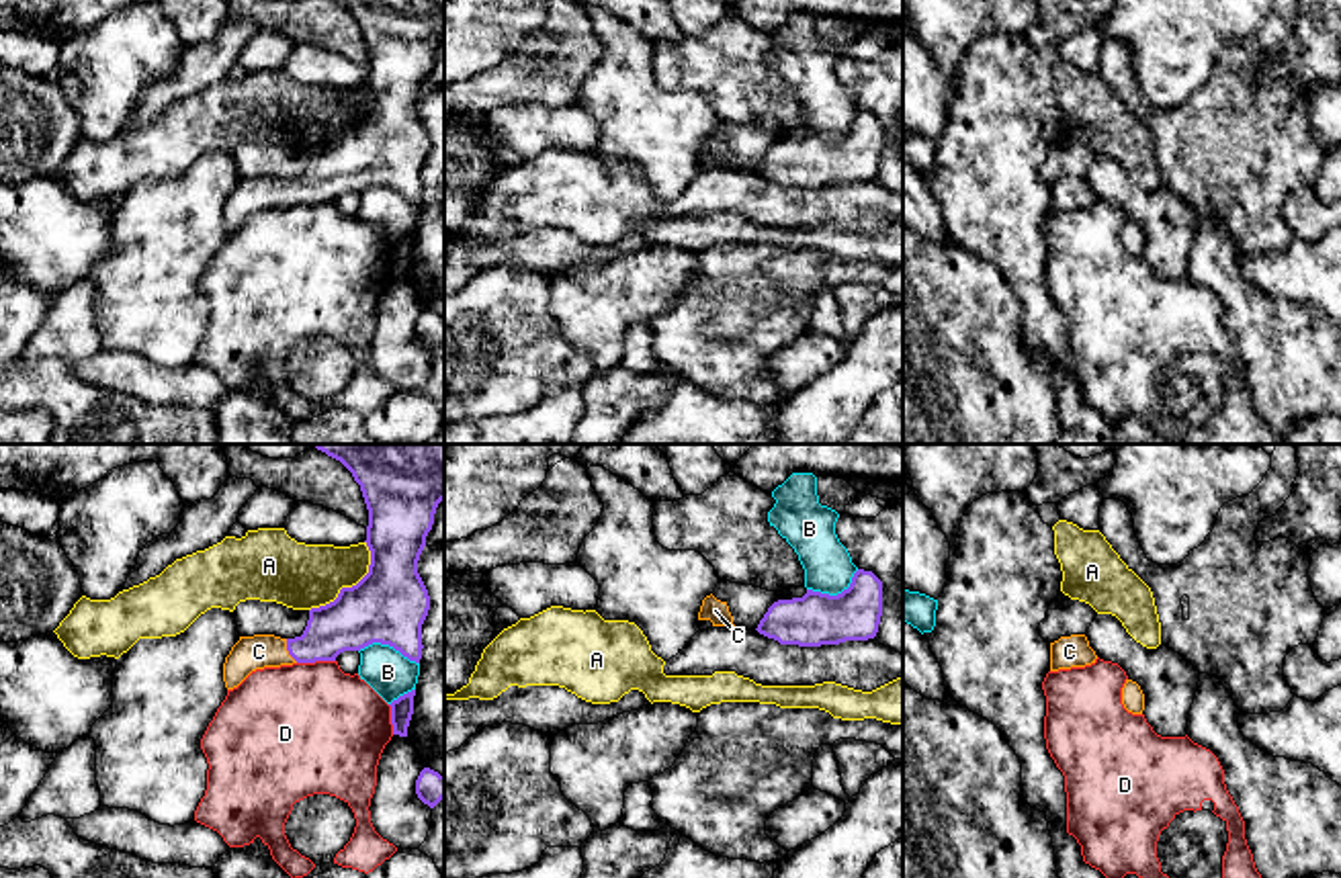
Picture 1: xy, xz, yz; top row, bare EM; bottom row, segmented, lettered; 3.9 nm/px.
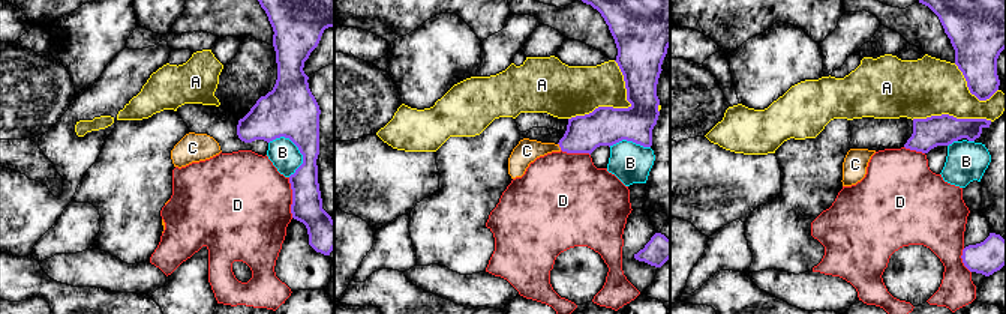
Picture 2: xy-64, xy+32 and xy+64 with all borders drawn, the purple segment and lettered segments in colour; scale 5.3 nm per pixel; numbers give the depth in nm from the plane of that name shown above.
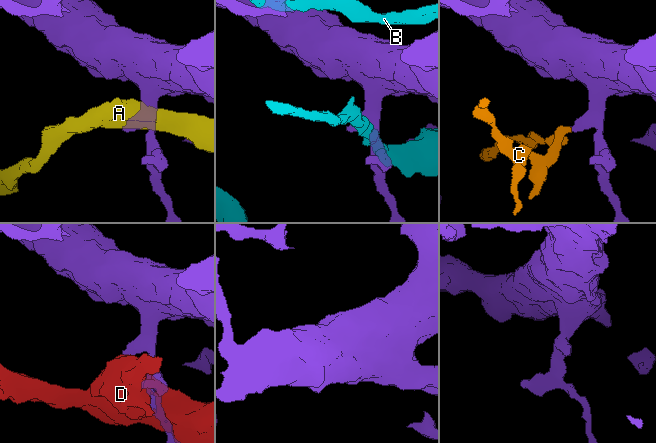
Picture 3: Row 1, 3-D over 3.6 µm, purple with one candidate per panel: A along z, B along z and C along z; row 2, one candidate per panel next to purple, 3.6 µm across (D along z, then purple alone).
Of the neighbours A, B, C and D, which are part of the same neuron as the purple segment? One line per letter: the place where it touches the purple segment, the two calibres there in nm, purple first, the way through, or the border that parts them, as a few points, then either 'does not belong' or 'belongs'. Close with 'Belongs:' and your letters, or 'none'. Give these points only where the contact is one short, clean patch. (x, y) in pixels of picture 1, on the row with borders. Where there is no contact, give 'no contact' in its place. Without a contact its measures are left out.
A: meets purple in xy at (353, 586); 300 nm thick on the purple side, 260 nm on the other; does not belong
B: meets purple in xy at (390, 645); 300 nm thick on the purple side, 180 nm on the other; does not belong
C: meets purple in xy at (287, 649); 200 nm thick on the purple side, 140 nm on the other; runs through xy (342, 625), (306, 649), (287, 649), (258, 651); belongs
D: meets purple in xy at (316, 660); 240 nm thick on the purple side, 480 nm on the other; does not belong
Belongs: C

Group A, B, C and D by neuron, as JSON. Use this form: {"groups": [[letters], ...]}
{"groups": [["A"], ["B"], ["C"], ["D"]]}

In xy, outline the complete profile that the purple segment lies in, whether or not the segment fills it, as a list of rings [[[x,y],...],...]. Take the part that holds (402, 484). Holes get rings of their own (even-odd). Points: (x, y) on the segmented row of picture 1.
[[[313,444],[340,460],[360,485],[366,510],[369,573],[352,587],[342,587],[326,606],[311,608],[301,636],[240,636],[223,663],[227,690],[237,688],[252,671],[293,663],[336,661],[344,651],[373,643],[389,645],[409,661],[422,659],[422,624],[430,610],[428,589],[418,561],[432,530],[438,503],[444,499],[444,444]]]

